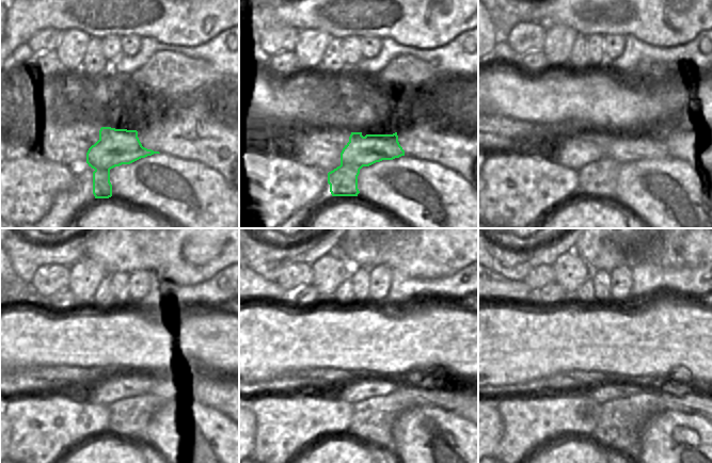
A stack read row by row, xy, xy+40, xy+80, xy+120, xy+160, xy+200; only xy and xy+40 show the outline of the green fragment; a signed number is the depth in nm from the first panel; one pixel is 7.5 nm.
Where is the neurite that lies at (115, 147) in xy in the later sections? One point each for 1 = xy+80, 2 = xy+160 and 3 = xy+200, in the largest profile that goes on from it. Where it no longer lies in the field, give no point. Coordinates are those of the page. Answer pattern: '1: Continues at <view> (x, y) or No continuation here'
1: Continues at xy+80 (590, 178)
2: Continues at xy+160 (406, 396)
3: Continues at xy+200 (689, 402)

